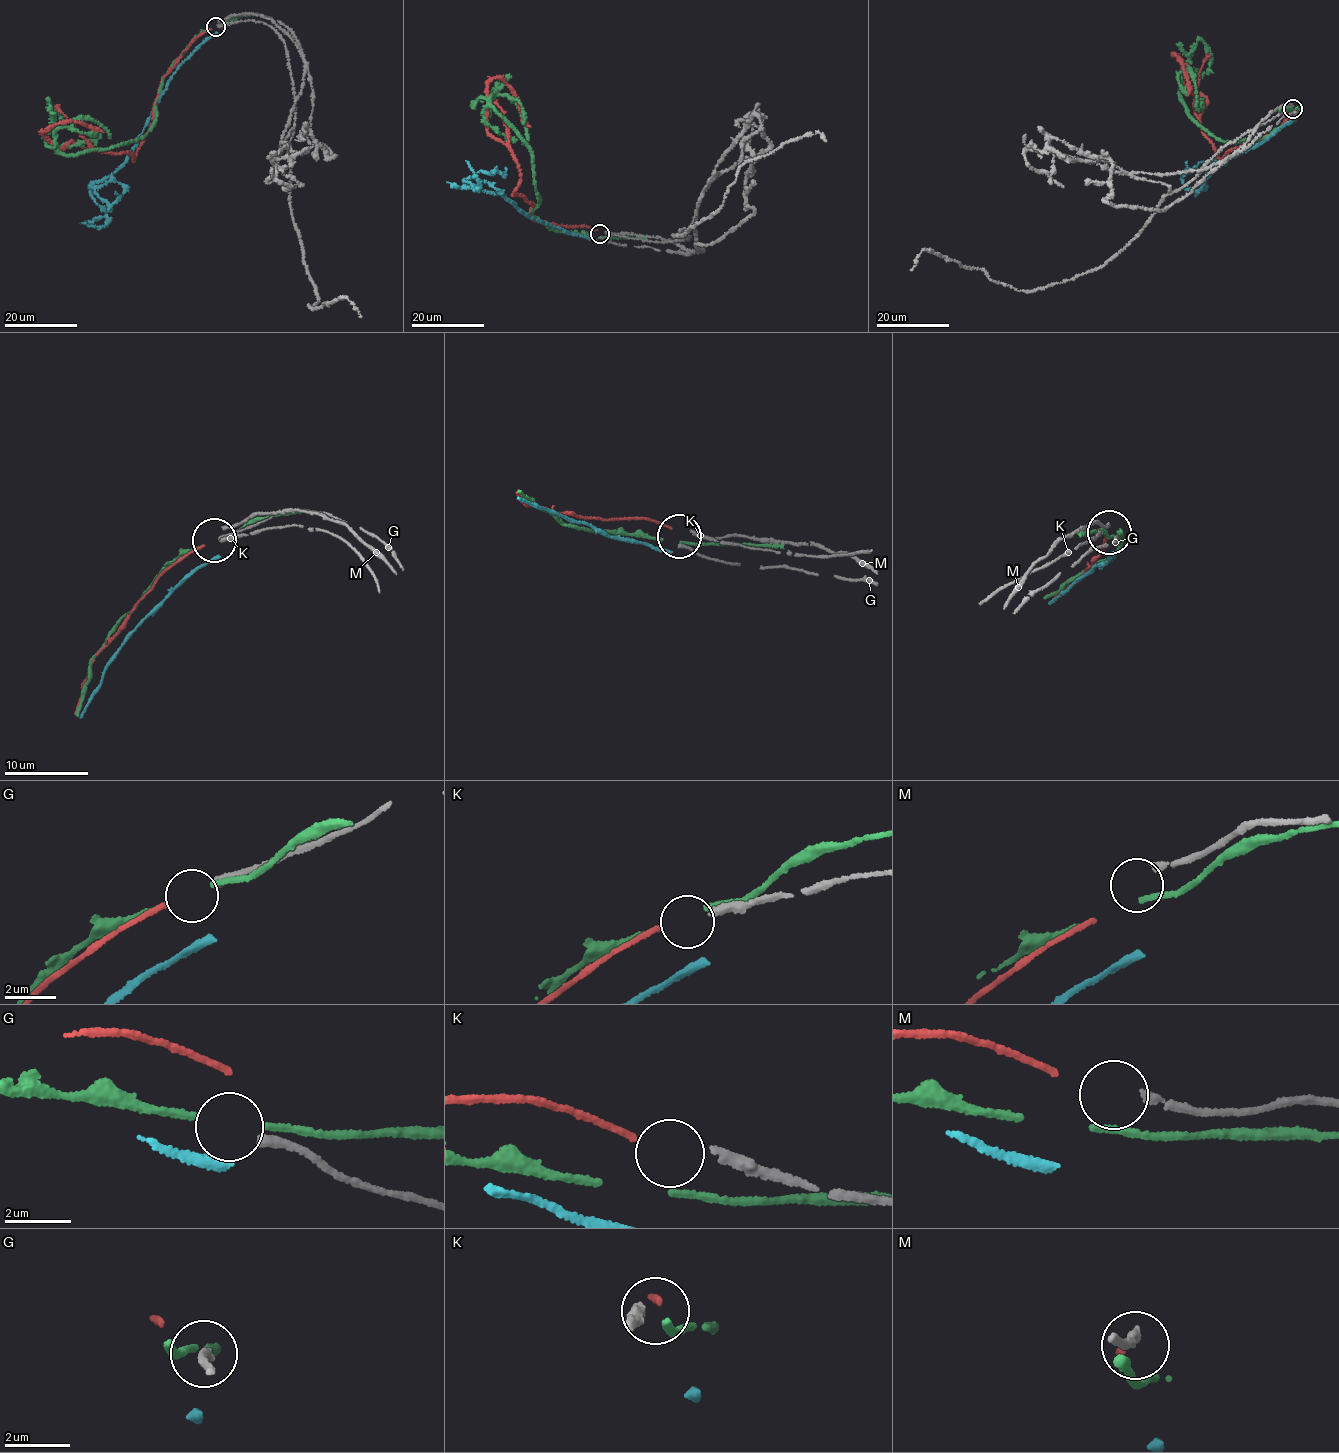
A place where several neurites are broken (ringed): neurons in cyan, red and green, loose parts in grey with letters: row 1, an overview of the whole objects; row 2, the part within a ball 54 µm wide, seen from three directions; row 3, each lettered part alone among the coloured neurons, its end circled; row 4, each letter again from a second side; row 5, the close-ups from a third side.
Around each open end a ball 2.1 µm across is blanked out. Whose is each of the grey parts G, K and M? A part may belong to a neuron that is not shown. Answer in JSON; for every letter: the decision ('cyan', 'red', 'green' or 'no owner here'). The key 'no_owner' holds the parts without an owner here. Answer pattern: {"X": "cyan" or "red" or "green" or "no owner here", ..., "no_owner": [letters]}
{"G": "no owner here", "K": "no owner here", "M": "no owner here", "no_owner": ["G", "K", "M"]}

